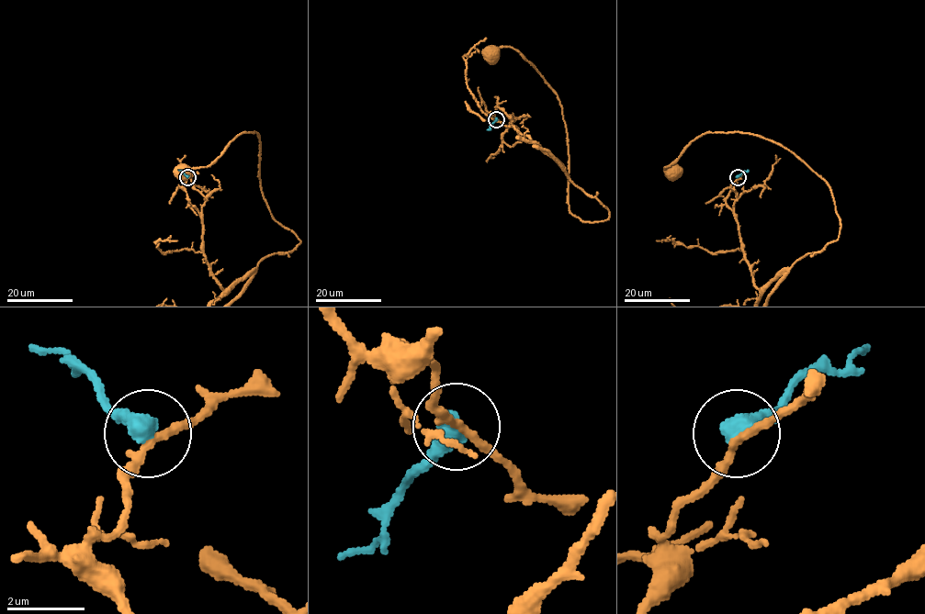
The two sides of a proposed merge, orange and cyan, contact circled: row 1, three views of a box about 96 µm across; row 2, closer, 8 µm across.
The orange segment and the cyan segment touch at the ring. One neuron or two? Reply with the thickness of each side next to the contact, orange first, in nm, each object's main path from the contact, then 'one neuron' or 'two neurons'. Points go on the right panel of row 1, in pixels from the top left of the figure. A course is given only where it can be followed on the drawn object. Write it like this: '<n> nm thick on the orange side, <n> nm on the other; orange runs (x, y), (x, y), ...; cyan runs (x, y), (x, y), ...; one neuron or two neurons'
200 nm thick on the orange side, 550 nm on the other; orange runs (738, 177), (726, 205), (760, 290), (836, 240), (829, 185), (767, 139), (705, 132), (665, 167), (673, 172); cyan runs (738, 177), (749, 170); two neurons

